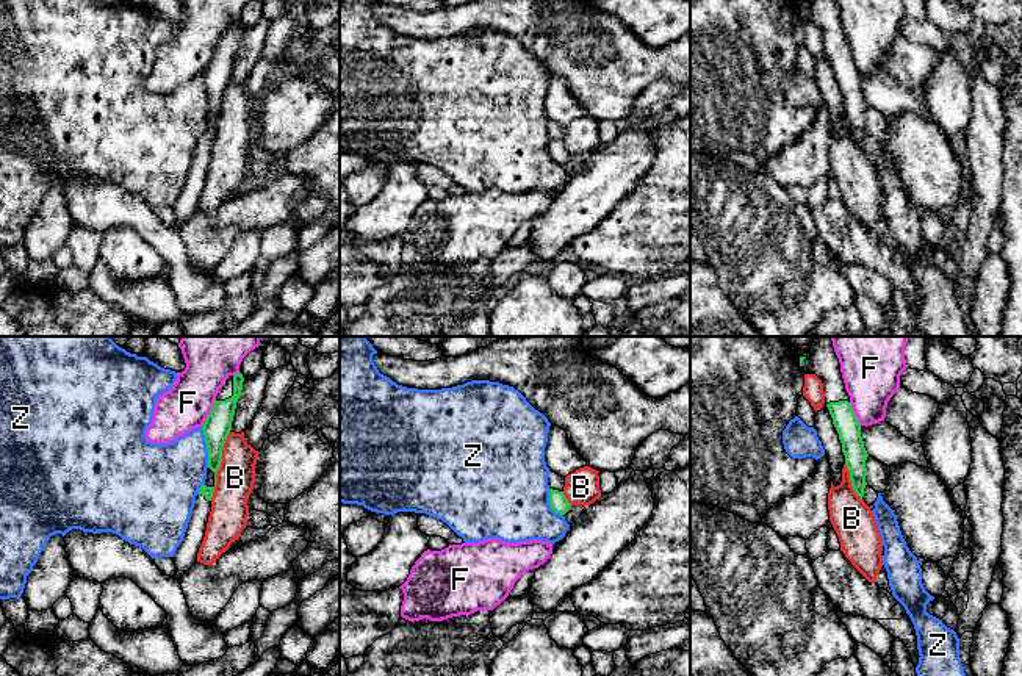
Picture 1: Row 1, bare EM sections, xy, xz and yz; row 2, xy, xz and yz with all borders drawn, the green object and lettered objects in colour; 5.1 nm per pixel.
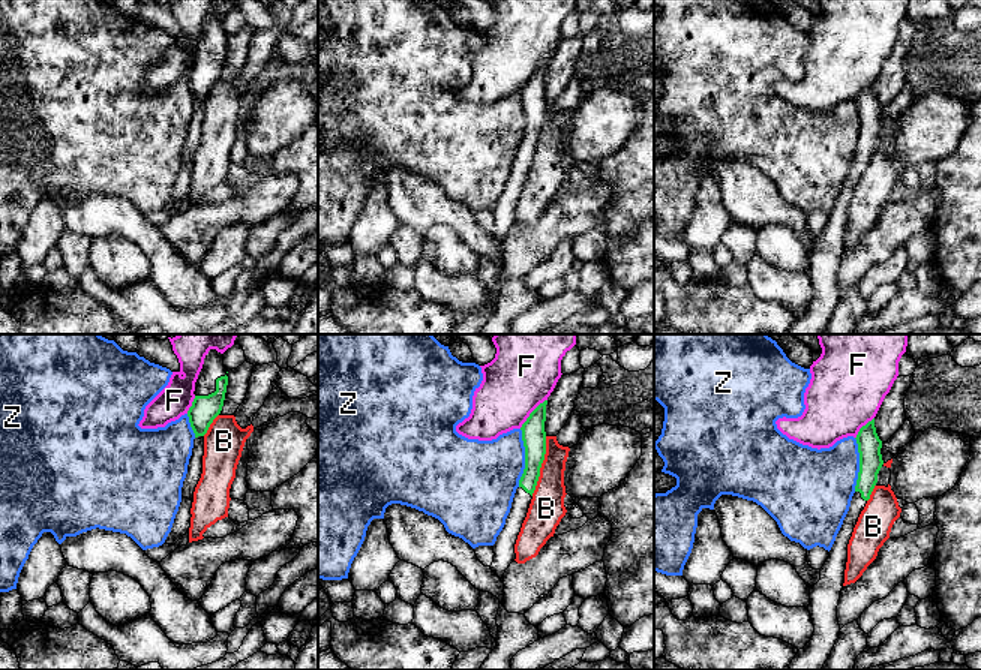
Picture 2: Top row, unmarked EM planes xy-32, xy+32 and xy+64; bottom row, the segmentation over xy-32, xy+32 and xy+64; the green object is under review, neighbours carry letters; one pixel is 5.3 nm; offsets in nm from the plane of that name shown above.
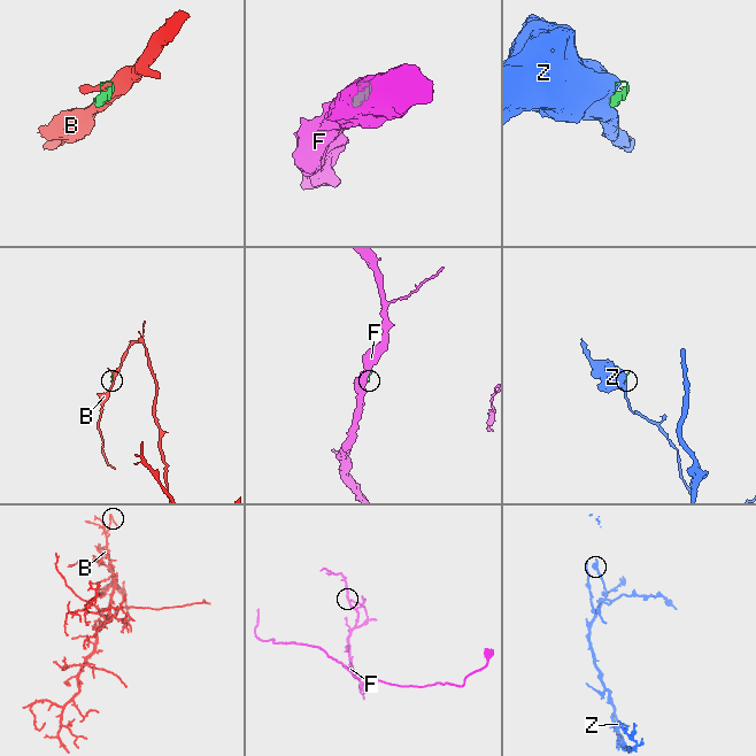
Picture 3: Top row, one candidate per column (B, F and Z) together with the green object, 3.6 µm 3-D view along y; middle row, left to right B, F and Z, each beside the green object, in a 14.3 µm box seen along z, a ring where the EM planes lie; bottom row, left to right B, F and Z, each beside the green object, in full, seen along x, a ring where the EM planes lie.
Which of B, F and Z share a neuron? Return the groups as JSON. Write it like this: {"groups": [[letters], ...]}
{"groups": [["B"], ["F"], ["Z"]]}

